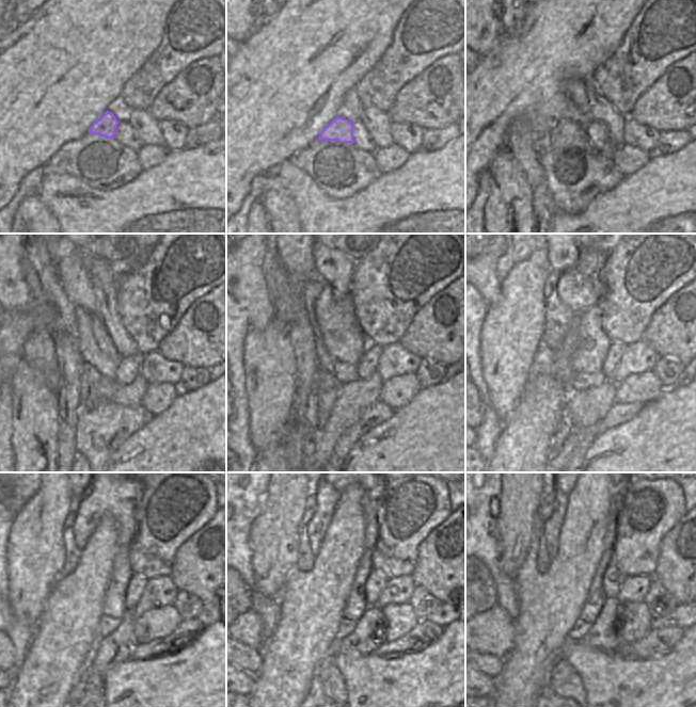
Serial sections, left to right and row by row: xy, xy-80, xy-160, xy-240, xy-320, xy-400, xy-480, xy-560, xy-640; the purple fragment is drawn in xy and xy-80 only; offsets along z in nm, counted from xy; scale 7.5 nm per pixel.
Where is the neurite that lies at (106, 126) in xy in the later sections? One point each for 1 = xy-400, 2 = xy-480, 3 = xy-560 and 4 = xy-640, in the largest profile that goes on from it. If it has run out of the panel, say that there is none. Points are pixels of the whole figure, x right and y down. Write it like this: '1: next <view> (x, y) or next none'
1: next xy-400 (564, 428)
2: next xy-480 (79, 687)
3: next xy-560 (316, 689)
4: next xy-640 (547, 689)

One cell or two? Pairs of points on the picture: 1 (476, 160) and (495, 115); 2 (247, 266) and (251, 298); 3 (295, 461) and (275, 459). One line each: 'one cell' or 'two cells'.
1: one cell
2: one cell
3: one cell

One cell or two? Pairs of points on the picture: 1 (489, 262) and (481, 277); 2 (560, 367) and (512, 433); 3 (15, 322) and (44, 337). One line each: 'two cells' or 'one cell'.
1: one cell
2: one cell
3: two cells

